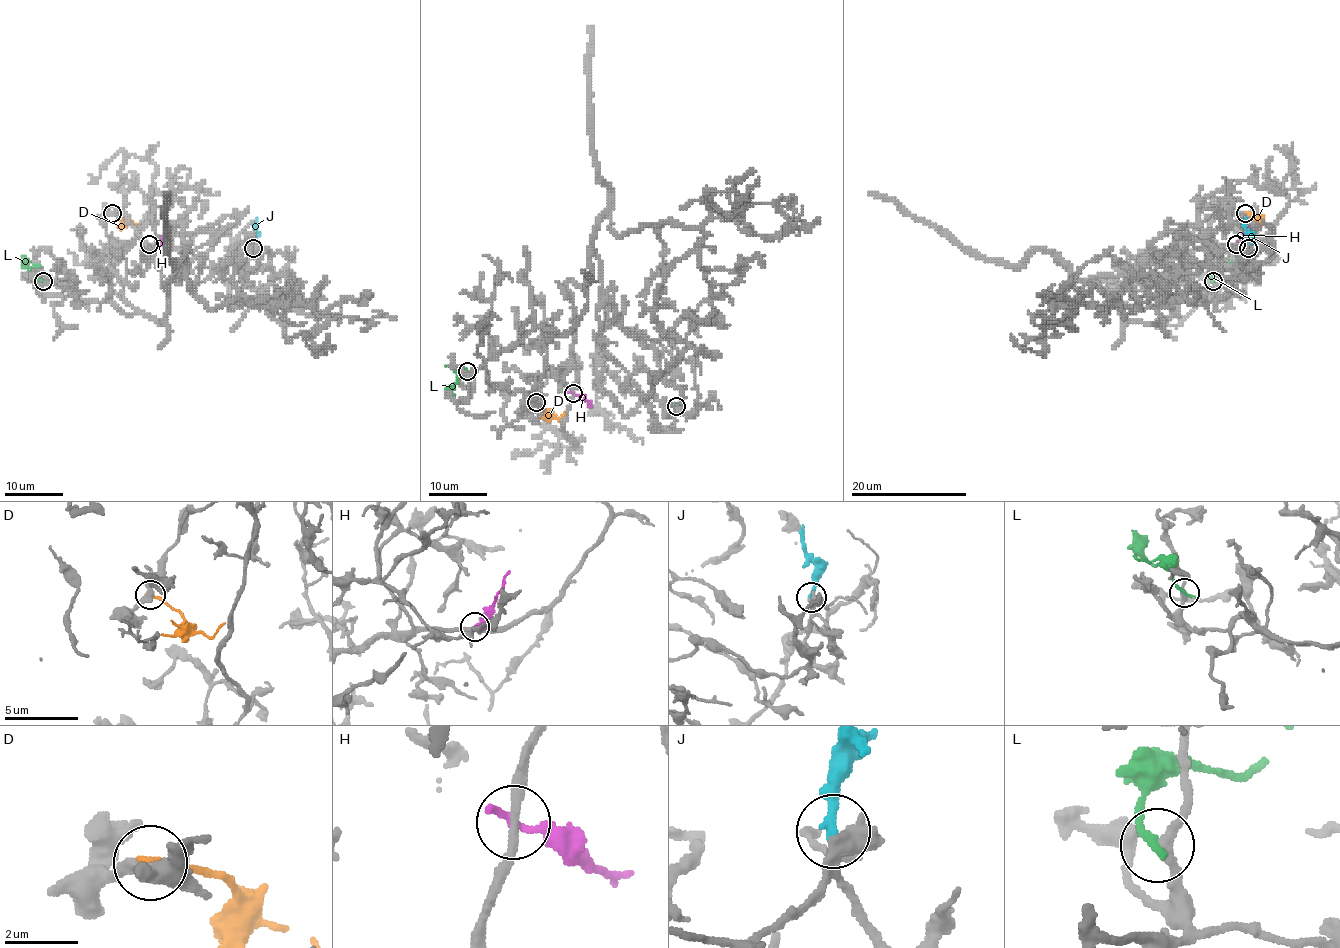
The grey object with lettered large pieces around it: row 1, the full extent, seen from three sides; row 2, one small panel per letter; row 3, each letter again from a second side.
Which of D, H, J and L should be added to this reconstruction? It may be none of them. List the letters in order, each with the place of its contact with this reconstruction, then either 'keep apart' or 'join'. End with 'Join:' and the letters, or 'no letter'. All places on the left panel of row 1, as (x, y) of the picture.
D: contact (112, 213); keep apart
H: contact (149, 244); keep apart
J: contact (253, 248); join
L: contact (43, 281); keep apart
Join: J

